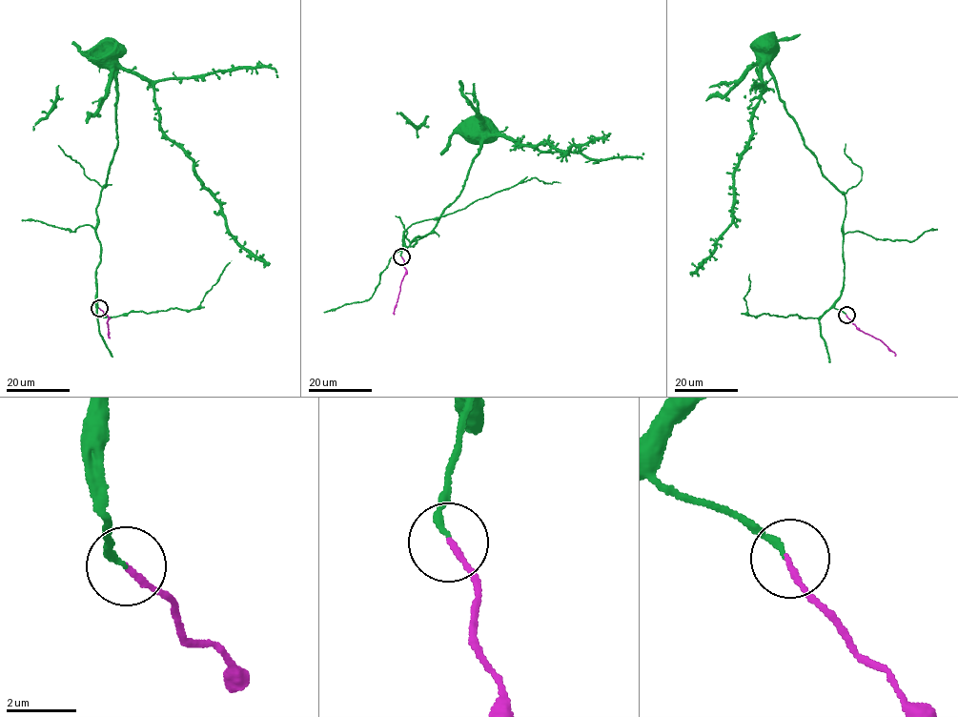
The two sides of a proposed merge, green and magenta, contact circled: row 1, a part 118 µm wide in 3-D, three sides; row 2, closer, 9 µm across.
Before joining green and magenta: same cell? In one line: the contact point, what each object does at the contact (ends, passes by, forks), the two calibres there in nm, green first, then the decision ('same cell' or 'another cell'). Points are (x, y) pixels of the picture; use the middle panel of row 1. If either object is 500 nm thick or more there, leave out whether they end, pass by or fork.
(401, 256) | green ends | magenta ends | 180/160 nm | same cell

